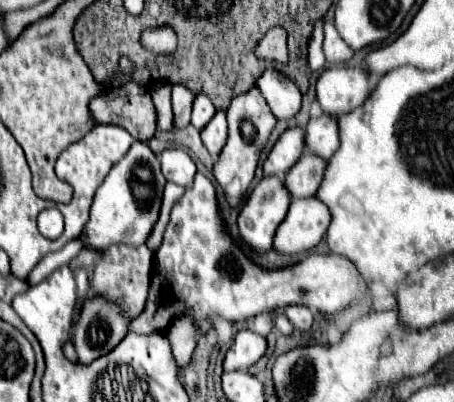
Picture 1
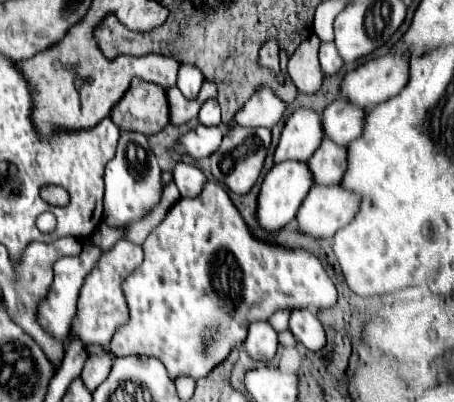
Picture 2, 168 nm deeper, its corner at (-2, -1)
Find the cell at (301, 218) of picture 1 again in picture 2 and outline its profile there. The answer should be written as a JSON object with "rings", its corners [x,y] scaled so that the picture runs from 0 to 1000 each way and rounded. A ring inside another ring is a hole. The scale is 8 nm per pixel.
{"rings":[[[689,460],[654,525],[654,575],[694,595],[725,595],[778,545],[786,510],[786,490],[751,460]]]}

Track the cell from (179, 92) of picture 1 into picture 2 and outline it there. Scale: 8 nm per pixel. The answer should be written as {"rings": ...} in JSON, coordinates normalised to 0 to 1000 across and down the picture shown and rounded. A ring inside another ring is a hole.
{"rings":[[[399,162],[394,192],[390,192],[390,216],[407,236],[407,246],[434,246],[447,201],[452,197],[438,182],[438,172],[430,172],[425,162]]]}

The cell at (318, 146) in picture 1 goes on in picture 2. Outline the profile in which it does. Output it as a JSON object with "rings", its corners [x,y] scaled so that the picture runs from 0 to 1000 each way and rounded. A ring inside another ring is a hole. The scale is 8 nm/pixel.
{"rings":[[[760,246],[733,251],[707,286],[716,341],[751,366],[764,366],[782,341],[795,336],[804,271],[764,256]]]}

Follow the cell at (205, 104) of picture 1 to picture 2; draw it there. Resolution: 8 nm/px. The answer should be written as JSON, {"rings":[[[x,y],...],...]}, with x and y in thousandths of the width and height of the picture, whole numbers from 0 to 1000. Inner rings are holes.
{"rings":[[[456,246],[447,256],[447,266],[438,271],[438,306],[443,311],[487,311],[487,296],[482,296],[482,261],[474,246]]]}

